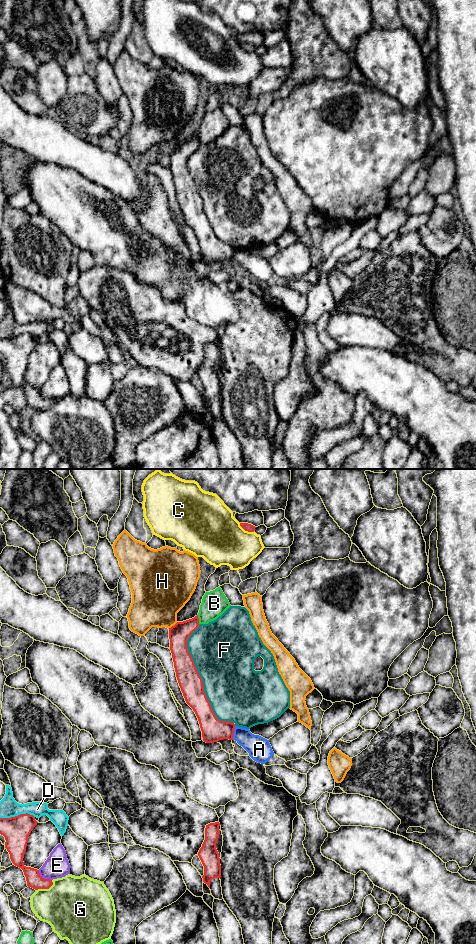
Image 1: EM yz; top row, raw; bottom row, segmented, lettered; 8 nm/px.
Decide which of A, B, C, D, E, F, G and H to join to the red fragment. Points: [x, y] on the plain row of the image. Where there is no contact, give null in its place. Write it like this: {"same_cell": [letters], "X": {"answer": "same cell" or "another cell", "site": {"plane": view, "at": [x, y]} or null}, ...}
{"same_cell": [], "A": {"answer": "another cell", "site": {"plane": "yz", "at": [233, 252]}}, "B": {"answer": "another cell", "site": {"plane": "yz", "at": [198, 140]}}, "C": {"answer": "another cell", "site": {"plane": "yz", "at": [246, 50]}}, "D": {"answer": "another cell", "site": {"plane": "yz", "at": [18, 335]}}, "E": {"answer": "another cell", "site": {"plane": "yz", "at": [43, 398]}}, "F": {"answer": "another cell", "site": {"plane": "yz", "at": [201, 200]}}, "G": {"answer": "another cell", "site": {"plane": "yz", "at": [46, 408]}}, "H": {"answer": "another cell", "site": {"plane": "yz", "at": [172, 146]}}}

